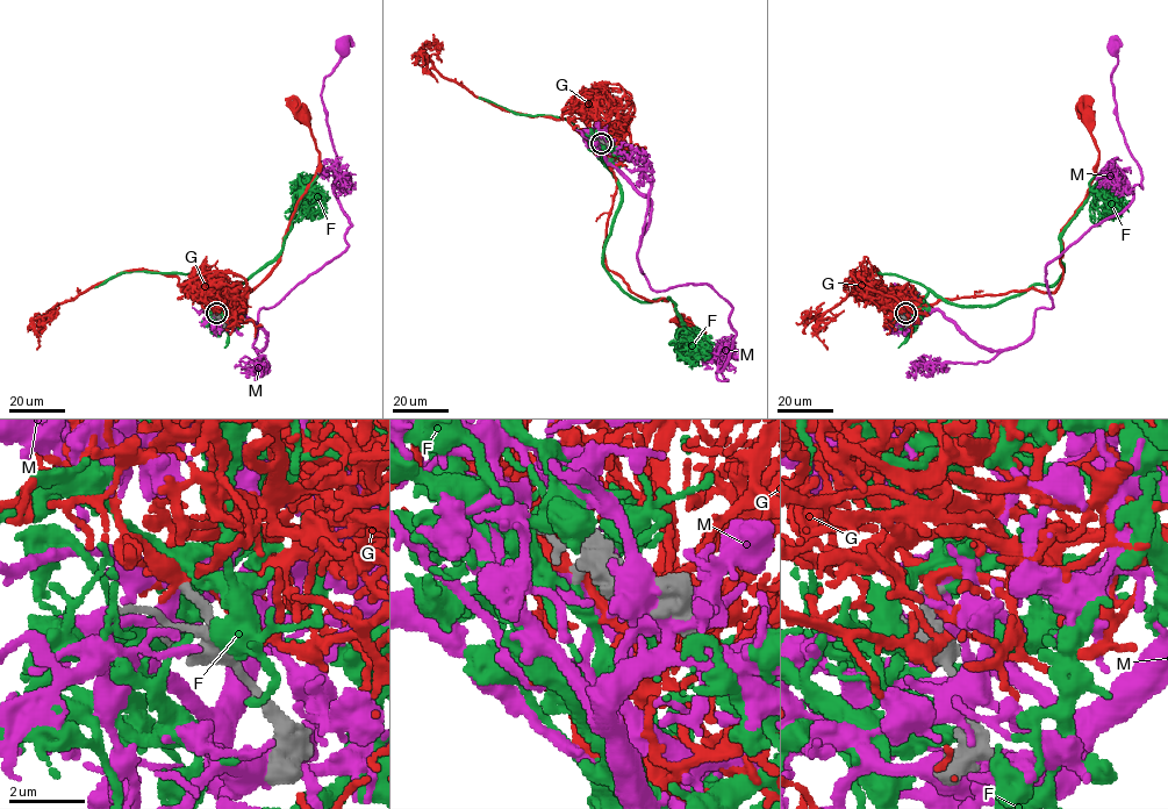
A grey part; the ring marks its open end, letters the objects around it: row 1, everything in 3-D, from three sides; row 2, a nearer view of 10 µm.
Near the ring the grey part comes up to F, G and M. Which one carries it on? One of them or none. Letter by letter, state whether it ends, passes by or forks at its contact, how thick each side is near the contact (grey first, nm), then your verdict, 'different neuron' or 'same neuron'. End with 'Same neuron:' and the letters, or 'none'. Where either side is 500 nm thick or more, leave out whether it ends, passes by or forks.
F: it forks | 300/380 nm | same neuron
G: it forks | 300/360 nm | different neuron
M: it forks | 280/240 nm | different neuron
Same neuron: F

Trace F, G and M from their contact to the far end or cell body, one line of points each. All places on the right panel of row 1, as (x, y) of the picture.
F: (905, 314), (929, 291), (957, 305), (993, 305), (1052, 286), (1063, 267), (1060, 235), (1094, 192), (1104, 215)
G: (904, 313), (940, 300), (1057, 288), (1062, 277), (1061, 229), (1082, 201), (1098, 165), (1089, 113)
M: (904, 313), (936, 309), (993, 350), (1031, 335), (1053, 305), (1046, 266), (1141, 188), (1112, 48)

